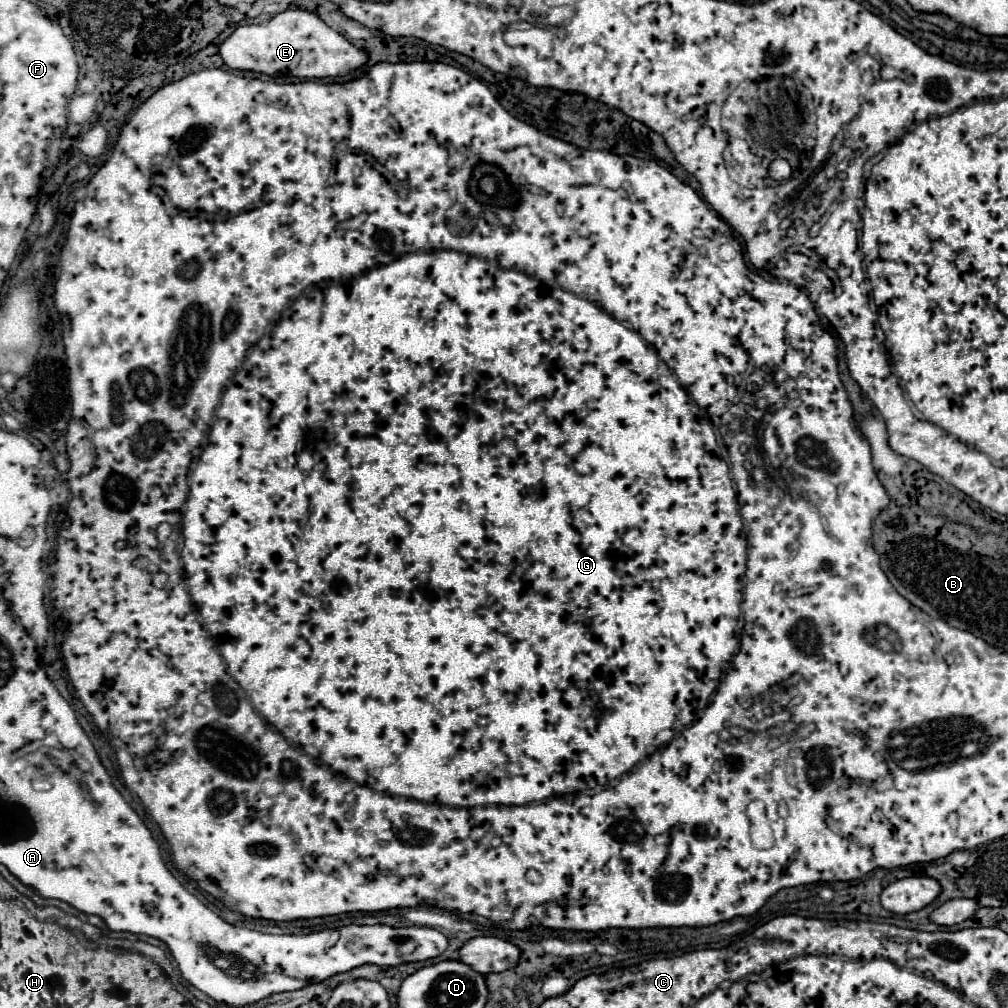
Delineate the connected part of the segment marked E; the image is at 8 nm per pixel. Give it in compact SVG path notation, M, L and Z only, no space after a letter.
M286 10L264 24L236 28L220 46L220 56L228 68L296 78L346 76L368 60L362 50L354 48L344 36L328 28L316 14L306 10Z

